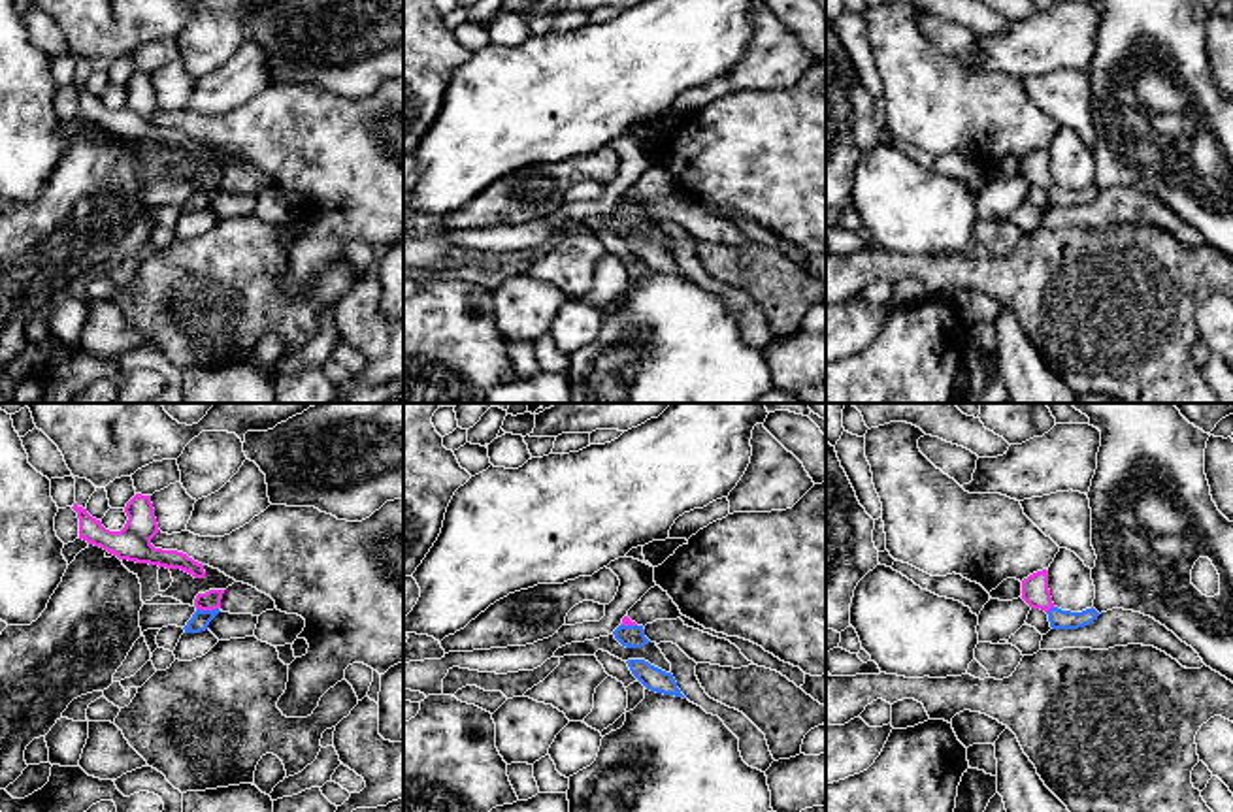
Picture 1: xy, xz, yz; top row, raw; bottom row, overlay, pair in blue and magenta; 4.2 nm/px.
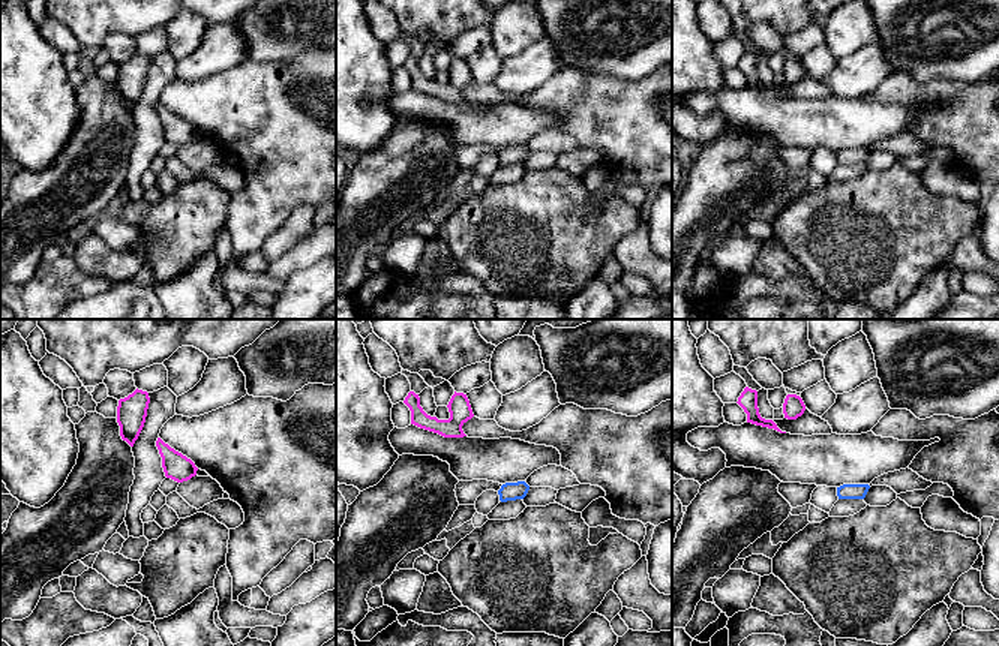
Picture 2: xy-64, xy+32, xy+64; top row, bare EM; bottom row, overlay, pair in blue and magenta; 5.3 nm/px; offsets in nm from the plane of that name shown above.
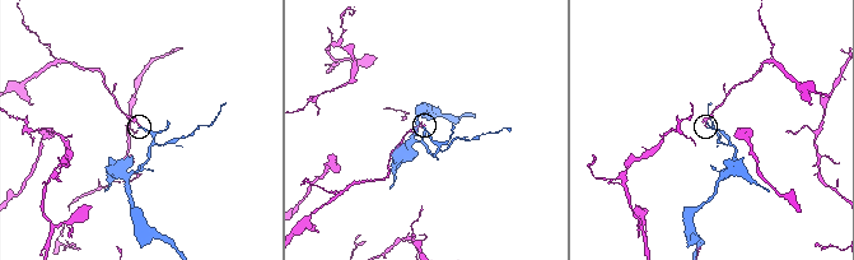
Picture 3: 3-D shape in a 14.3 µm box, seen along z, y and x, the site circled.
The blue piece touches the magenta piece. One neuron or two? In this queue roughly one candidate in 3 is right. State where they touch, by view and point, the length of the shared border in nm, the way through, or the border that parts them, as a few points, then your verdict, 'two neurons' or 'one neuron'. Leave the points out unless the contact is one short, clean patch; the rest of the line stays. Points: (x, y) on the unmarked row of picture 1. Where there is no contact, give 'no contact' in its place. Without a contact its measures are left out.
xy (208, 189) | 100 nm | along xy (197, 185), (217, 187) | two neurons

